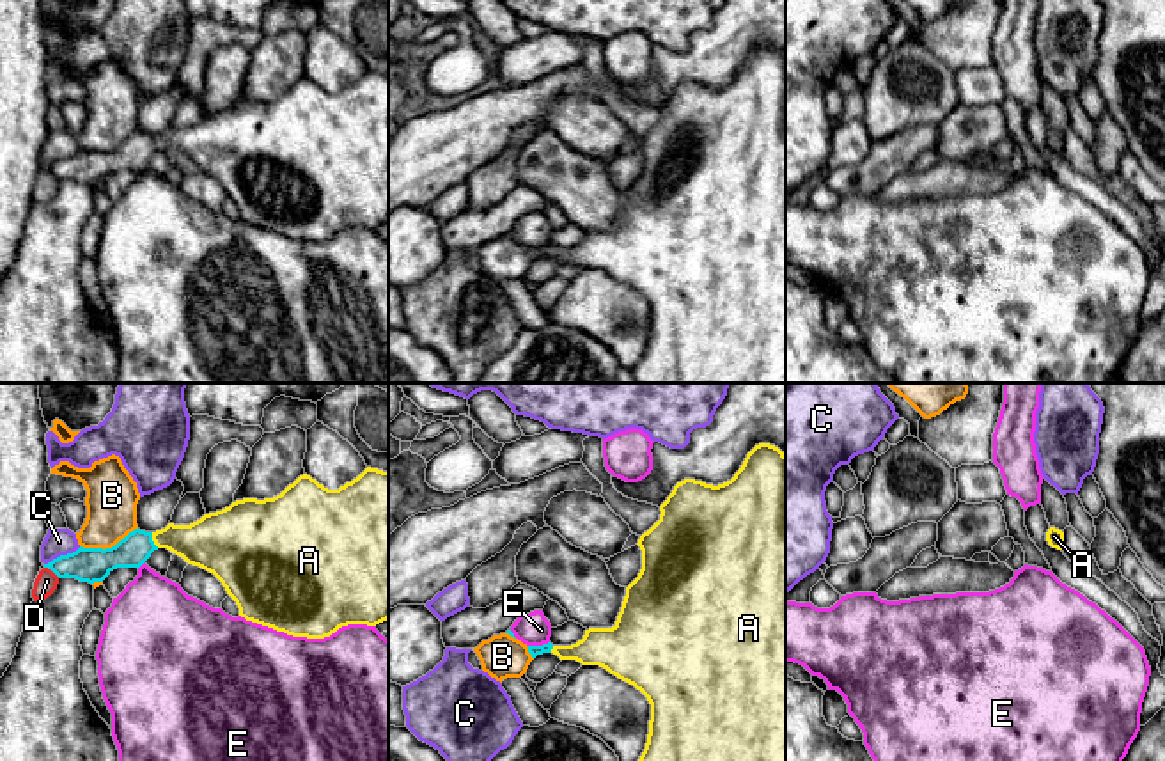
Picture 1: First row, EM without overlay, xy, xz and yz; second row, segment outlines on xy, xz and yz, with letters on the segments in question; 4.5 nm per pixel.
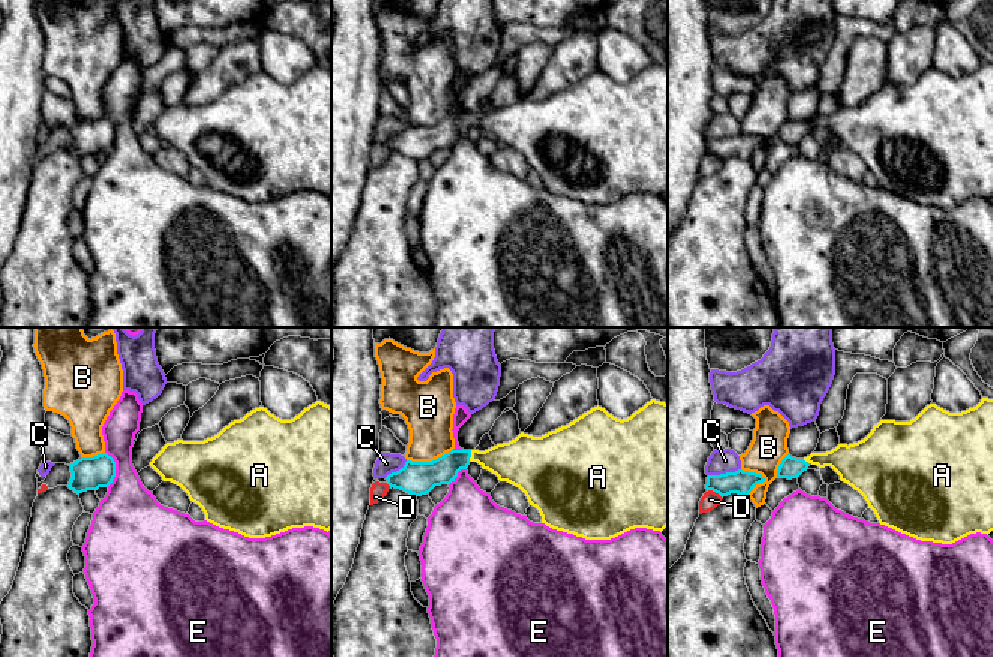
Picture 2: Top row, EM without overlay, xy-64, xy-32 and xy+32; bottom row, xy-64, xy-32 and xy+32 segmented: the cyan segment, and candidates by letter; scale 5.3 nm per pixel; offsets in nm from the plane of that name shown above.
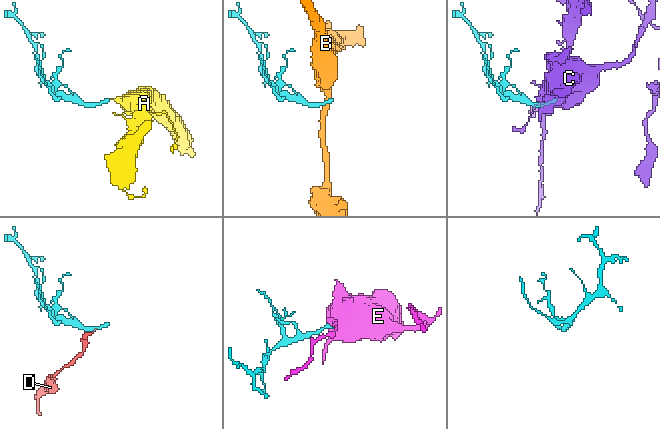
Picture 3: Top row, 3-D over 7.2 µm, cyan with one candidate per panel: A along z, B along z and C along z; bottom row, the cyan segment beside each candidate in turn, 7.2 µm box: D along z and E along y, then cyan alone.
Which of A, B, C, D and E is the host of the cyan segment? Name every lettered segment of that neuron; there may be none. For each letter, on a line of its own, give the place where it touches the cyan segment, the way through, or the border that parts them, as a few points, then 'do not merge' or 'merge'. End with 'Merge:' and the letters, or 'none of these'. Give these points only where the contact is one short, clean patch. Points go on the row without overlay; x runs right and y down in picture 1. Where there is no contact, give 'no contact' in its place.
A: xy (151, 142) | across xy (135, 151), (151, 142), (206, 146) | merge
B: xy (109, 151) | do not merge
C: xy (62, 158) | along xy (80, 149), (45, 167) | do not merge
D: xy (52, 172) | along xy (45, 169), (59, 180) | do not merge
E: xz (538, 249) | along xz (548, 243), (527, 249) | do not merge
Merge: A

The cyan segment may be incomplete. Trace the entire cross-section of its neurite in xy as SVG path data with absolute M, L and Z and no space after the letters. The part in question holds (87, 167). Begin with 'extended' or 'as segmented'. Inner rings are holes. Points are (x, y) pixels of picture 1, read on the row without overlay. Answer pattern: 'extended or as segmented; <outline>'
extended; M367 69L339 92L328 92L303 76L273 101L236 103L190 128L168 126L156 135L135 131L112 151L80 149L44 170L59 181L67 179L94 186L103 184L117 170L140 170L158 151L167 151L188 167L213 176L246 224L307 241L330 239L348 227L376 229L388 222L388 75Z

